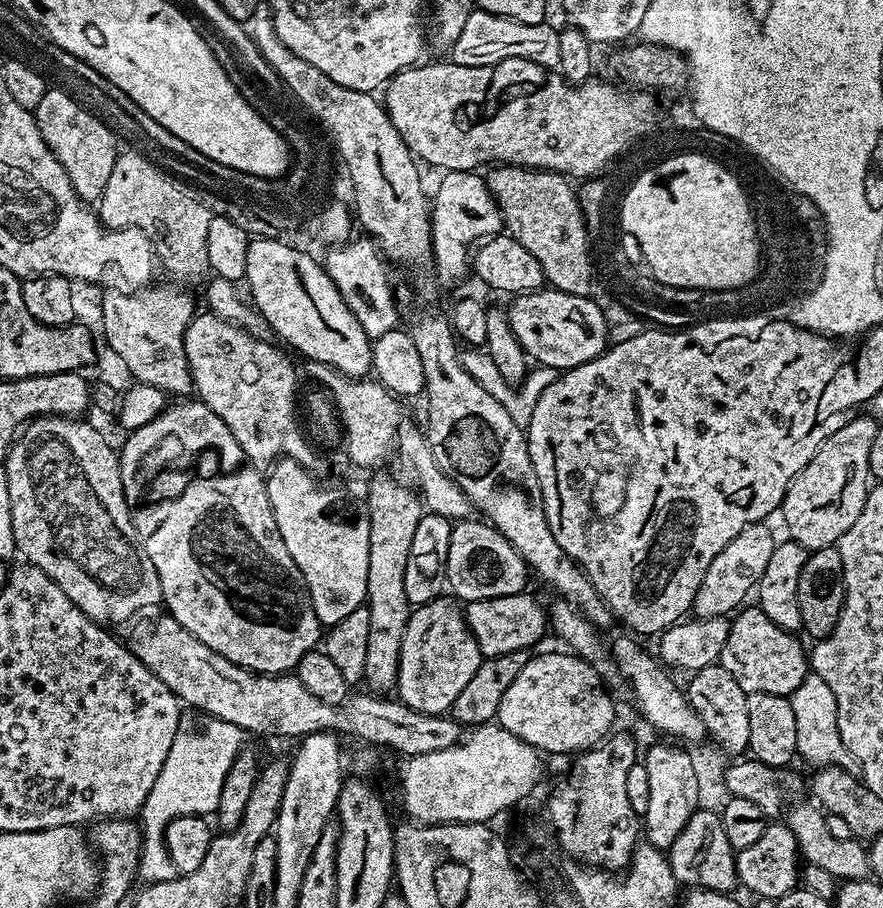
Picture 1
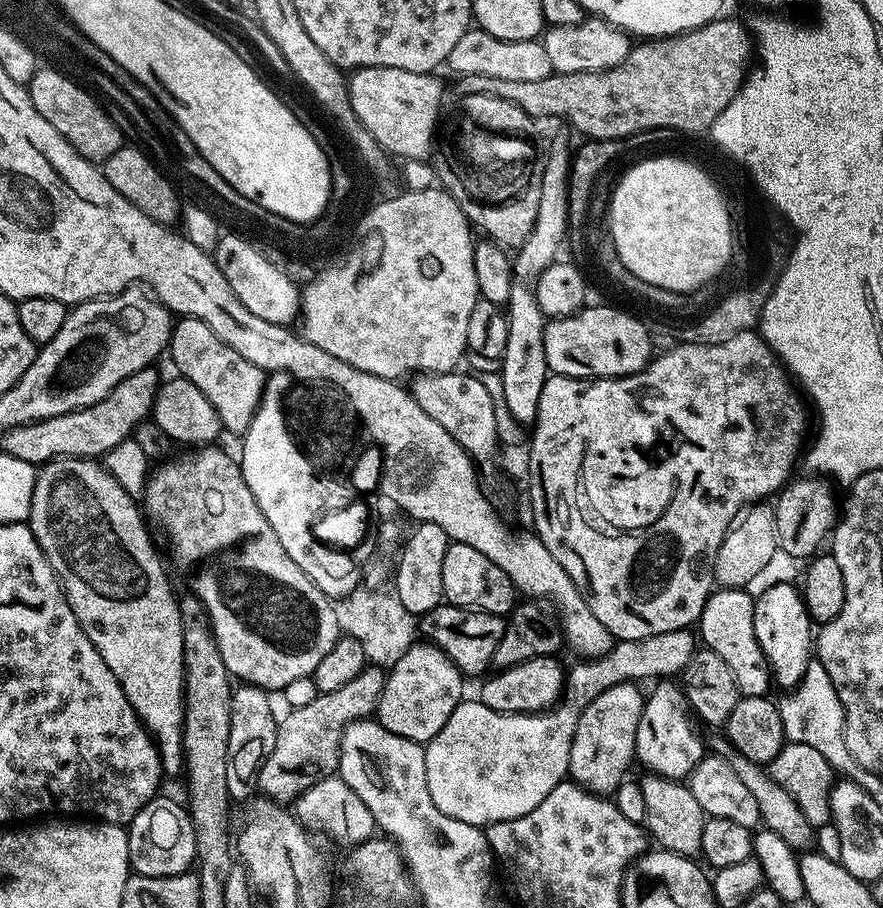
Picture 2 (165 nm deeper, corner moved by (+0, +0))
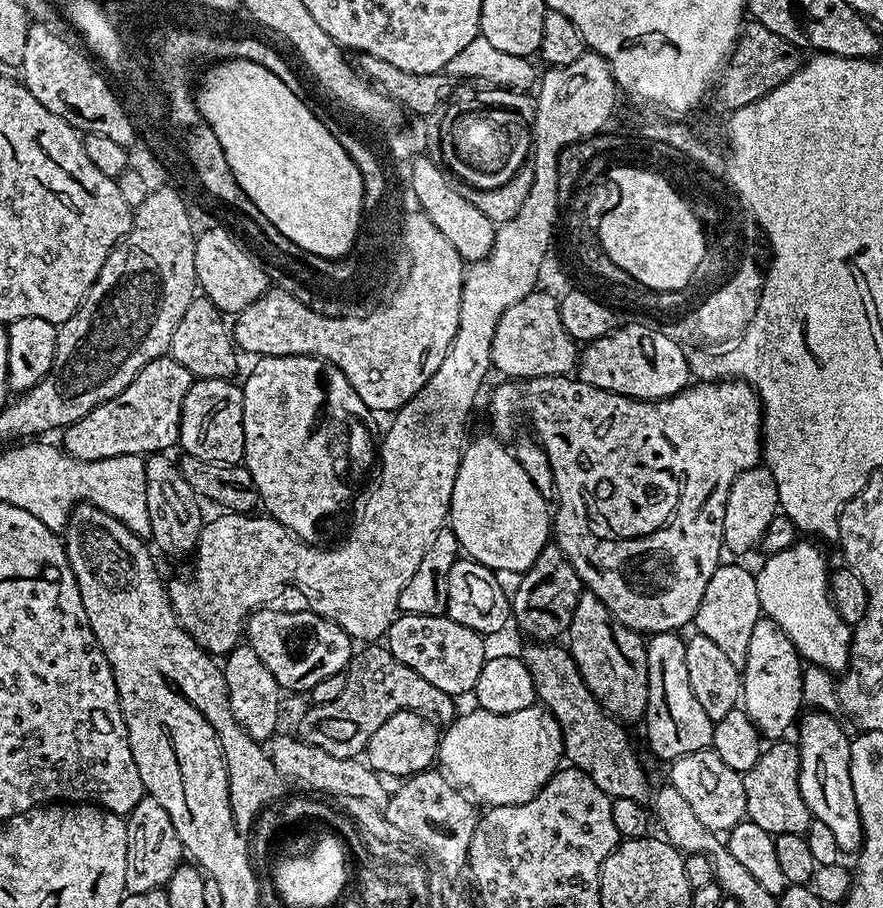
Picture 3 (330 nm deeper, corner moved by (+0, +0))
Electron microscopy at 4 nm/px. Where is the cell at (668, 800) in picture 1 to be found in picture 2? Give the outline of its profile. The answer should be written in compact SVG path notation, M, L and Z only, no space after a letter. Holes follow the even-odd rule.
M664 678L651 693L647 693L644 709L642 710L642 722L638 722L638 734L636 735L636 760L651 775L664 776L667 780L683 781L692 775L697 764L706 756L706 744L700 741L700 736L696 733L696 728L691 724L694 720L690 705L684 698L684 689L675 679Z

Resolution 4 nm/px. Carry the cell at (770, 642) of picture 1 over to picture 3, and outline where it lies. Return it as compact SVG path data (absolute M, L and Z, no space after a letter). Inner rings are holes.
M721 563L714 574L710 574L710 582L706 582L706 594L702 594L702 602L696 611L695 631L710 638L710 642L715 642L736 668L743 669L746 650L750 650L750 634L754 634L754 626L761 619L758 586L753 569L743 568L740 564Z

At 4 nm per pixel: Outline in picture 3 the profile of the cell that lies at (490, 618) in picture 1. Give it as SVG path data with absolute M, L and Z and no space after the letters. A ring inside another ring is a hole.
M407 614L397 615L396 621L389 626L386 633L386 646L402 666L410 666L414 674L422 674L430 686L438 686L446 695L453 698L461 698L473 691L478 682L478 674L482 674L482 666L486 659L484 653L485 637L479 636L474 630L454 622L448 615L442 616L410 616Z

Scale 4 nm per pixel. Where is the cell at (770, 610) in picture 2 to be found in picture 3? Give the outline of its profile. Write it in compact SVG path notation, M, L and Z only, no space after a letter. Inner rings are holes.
M762 618L750 634L750 650L742 669L742 707L765 741L787 737L788 727L797 723L804 704L804 669L802 657L794 642L778 622Z

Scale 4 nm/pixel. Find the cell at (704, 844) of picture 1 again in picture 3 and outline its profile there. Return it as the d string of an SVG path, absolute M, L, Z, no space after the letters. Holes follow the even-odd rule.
M532 646L528 653L523 653L522 659L528 665L530 676L534 678L536 695L539 703L548 709L552 716L555 716L560 733L564 739L564 756L567 763L579 772L585 772L602 790L613 800L618 798L630 798L634 802L647 805L654 795L653 785L648 785L648 772L644 769L644 764L640 761L640 756L636 753L634 745L628 741L628 736L624 733L625 725L617 720L615 716L608 715L604 707L590 694L590 690L584 684L582 674L578 666L572 661L572 653L564 646Z

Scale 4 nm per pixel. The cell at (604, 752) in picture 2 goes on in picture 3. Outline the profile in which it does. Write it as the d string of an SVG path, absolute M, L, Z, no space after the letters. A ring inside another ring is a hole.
M584 590L580 593L566 633L566 647L590 694L608 715L621 722L645 719L648 710L648 645L645 637L618 622L593 592Z

